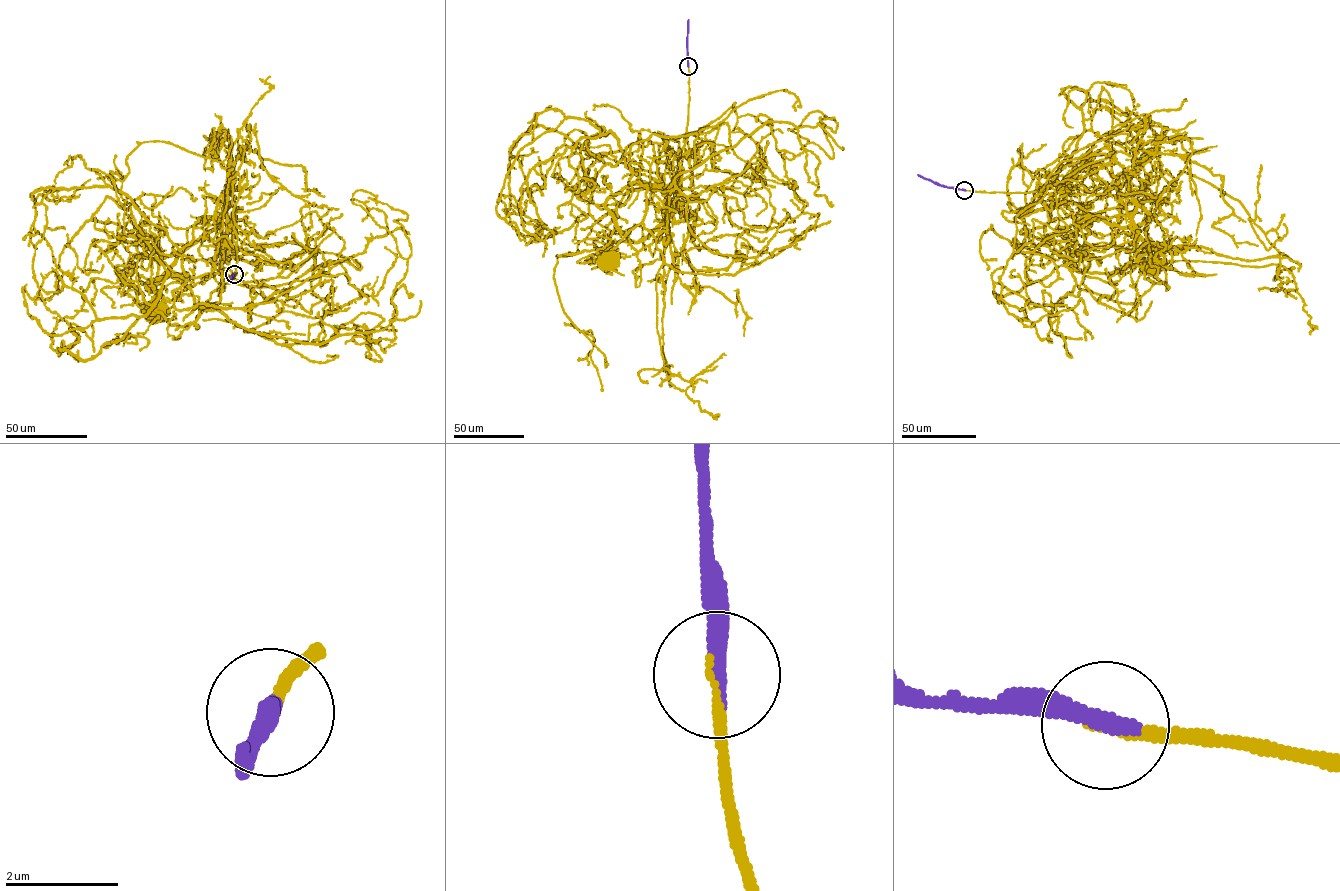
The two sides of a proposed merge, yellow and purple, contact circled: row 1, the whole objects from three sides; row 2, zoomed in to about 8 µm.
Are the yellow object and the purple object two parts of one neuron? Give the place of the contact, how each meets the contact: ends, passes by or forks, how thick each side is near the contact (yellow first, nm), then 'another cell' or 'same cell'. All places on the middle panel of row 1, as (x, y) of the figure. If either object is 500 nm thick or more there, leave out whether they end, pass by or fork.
at (688, 66); yellow ends there; purple ends there; 150 nm thick on the yellow side, 360 nm on the other; same cell

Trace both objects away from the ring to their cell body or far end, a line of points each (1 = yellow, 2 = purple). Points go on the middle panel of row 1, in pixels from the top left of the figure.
1: (688, 66), (687, 140), (682, 181), (671, 210), (663, 223), (638, 241), (611, 243), (607, 248), (608, 262)
2: (688, 66), (688, 19)

